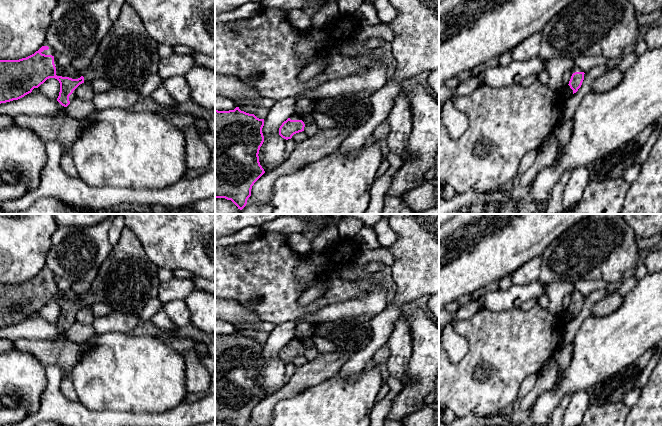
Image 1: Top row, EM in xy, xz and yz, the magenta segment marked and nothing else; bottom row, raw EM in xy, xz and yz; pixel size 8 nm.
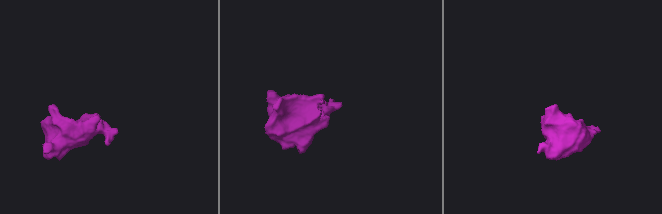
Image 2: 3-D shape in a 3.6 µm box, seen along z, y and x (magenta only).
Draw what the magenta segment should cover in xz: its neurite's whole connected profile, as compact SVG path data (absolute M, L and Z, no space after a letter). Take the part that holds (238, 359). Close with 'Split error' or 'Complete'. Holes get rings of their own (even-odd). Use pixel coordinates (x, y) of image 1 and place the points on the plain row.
M215 334L215 422L232 426L247 426L254 407L265 397L259 386L259 374L264 366L264 343L241 335Z. Complete

